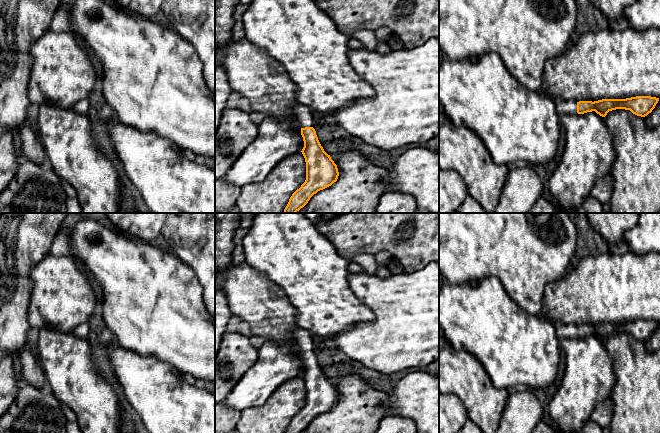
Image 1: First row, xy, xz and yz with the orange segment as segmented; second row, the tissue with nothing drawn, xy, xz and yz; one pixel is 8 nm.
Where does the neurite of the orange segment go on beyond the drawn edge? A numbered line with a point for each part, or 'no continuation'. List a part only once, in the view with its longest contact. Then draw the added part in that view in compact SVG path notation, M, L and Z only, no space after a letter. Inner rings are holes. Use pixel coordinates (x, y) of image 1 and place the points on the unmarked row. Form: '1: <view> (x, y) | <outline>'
1: xz (303, 337) | M297 327L294 330L294 336L296 338L296 345L299 347L301 352L314 350L311 332Z

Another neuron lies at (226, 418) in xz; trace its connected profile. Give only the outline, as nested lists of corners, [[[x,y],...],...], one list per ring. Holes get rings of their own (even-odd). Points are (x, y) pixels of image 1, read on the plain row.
[[[223,402],[215,404],[215,433],[232,433],[241,417],[241,411],[226,406]]]

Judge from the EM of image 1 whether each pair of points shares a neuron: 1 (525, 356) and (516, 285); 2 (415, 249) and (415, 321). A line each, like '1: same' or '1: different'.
1: different
2: different

